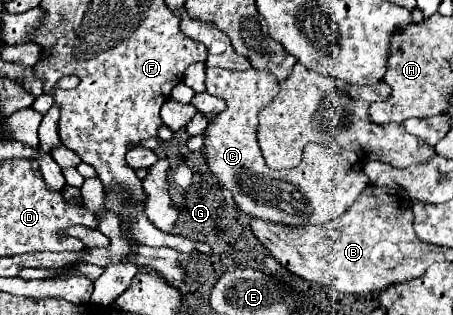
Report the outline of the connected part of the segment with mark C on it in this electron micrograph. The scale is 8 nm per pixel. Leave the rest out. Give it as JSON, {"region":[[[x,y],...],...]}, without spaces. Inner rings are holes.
{"region":[[[206,68],[206,92],[212,96],[224,98],[228,102],[228,108],[220,112],[206,128],[206,142],[204,142],[204,154],[210,164],[210,170],[214,176],[232,192],[234,202],[250,216],[260,218],[264,222],[280,222],[284,226],[306,226],[306,224],[322,224],[330,222],[330,218],[338,218],[344,214],[356,198],[360,198],[362,190],[366,190],[368,176],[362,170],[362,160],[354,154],[348,152],[336,144],[324,146],[324,144],[308,144],[304,146],[304,158],[298,168],[292,170],[272,170],[264,162],[262,150],[258,146],[258,116],[260,110],[272,98],[276,98],[276,92],[280,90],[278,80],[274,74],[262,72],[262,70],[246,70],[246,72],[232,72],[232,70],[220,70],[220,68]]]}

